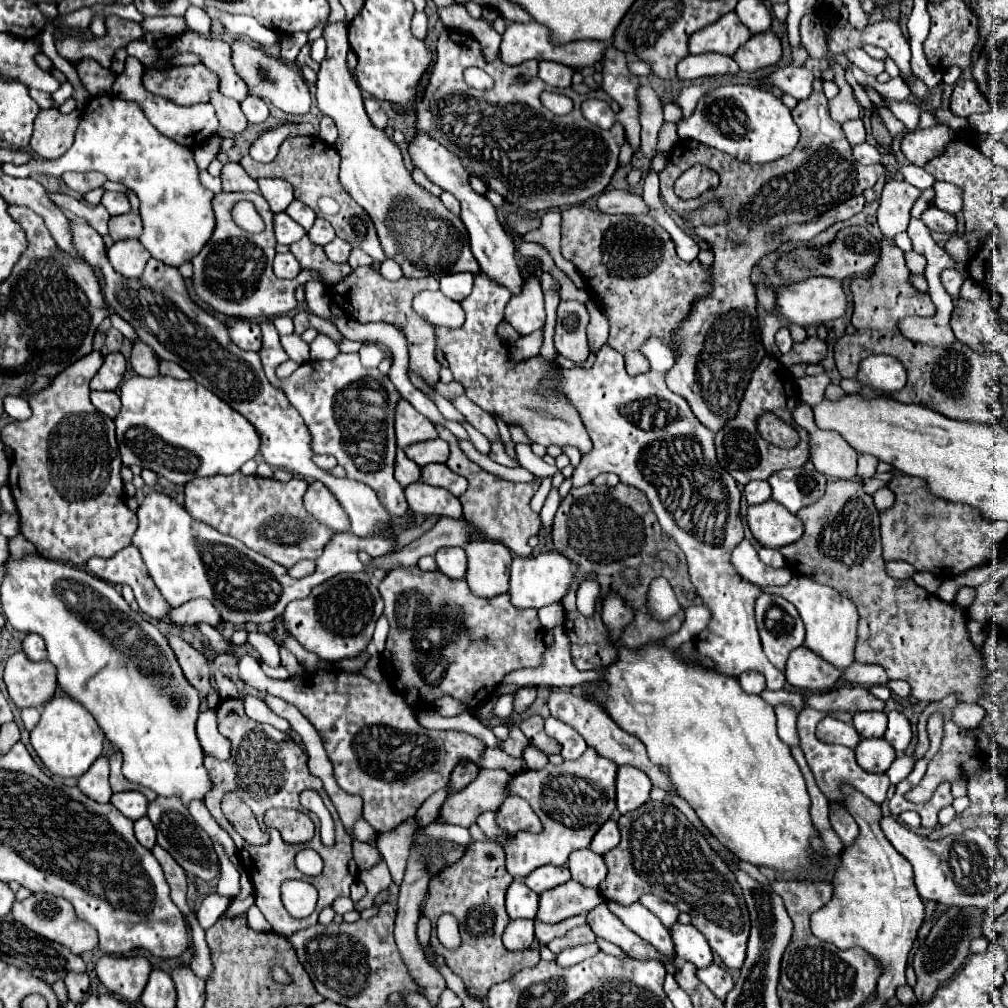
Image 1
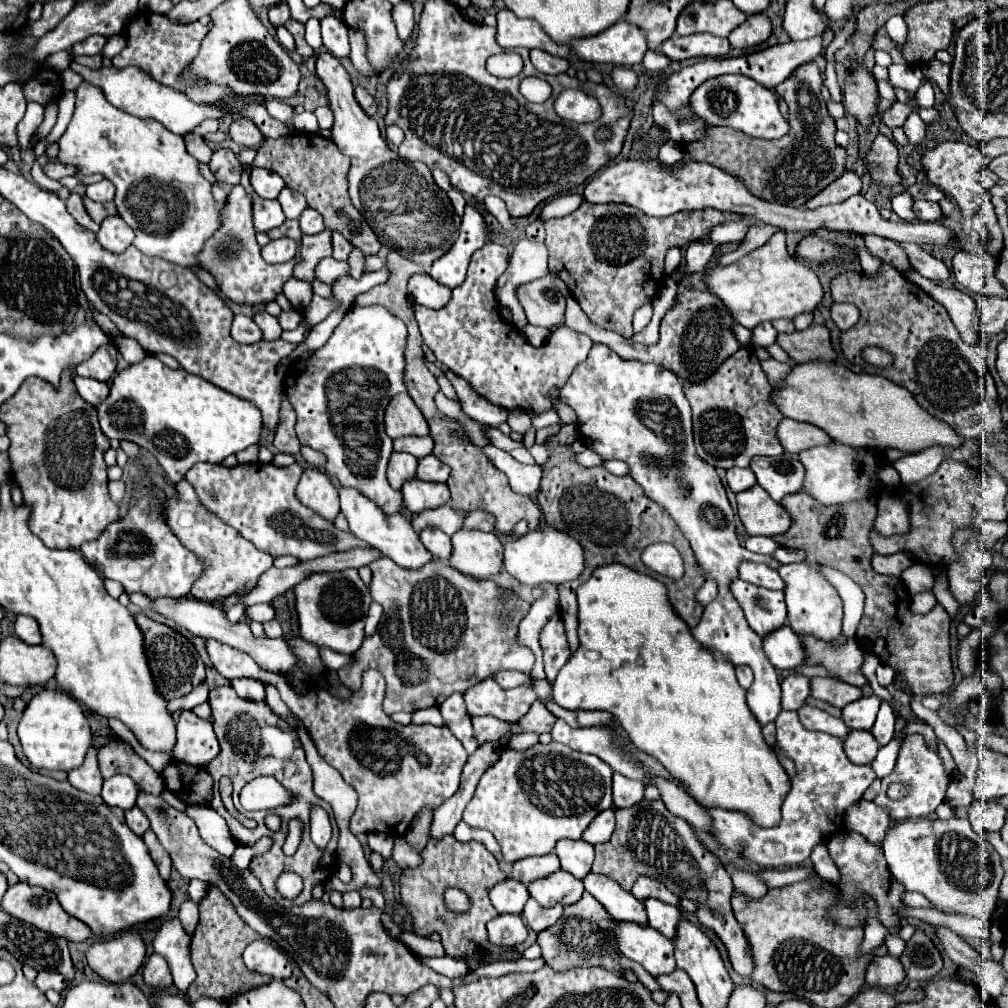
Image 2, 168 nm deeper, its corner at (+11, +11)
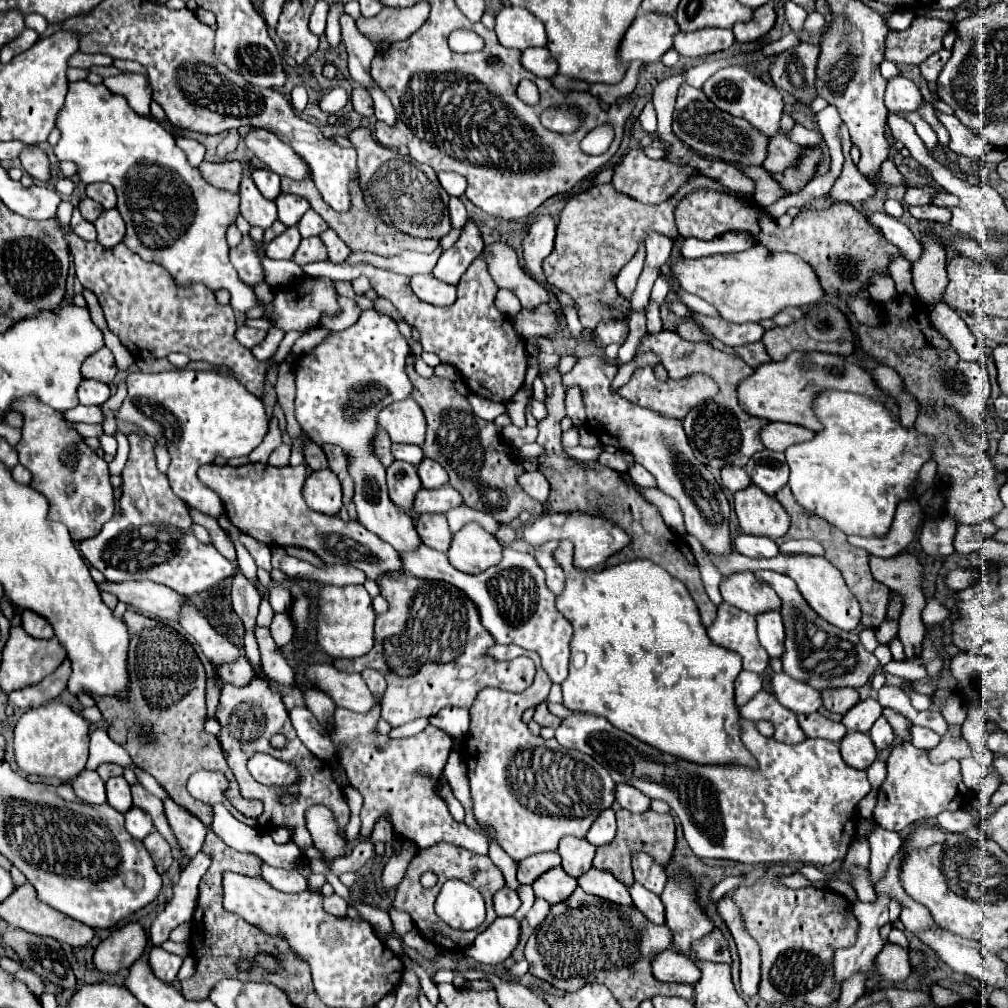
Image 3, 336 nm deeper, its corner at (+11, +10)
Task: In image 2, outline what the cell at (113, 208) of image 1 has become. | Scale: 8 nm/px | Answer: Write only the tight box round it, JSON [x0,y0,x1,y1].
[86,180,114,202]

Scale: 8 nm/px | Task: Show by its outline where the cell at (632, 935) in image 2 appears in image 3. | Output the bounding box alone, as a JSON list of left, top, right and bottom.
[652,949,700,985]

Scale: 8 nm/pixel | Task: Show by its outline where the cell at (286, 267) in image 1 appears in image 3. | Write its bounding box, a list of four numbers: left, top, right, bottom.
[264,227,300,259]

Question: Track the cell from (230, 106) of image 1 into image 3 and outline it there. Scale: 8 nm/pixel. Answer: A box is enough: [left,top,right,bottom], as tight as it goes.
[244,129,308,181]

